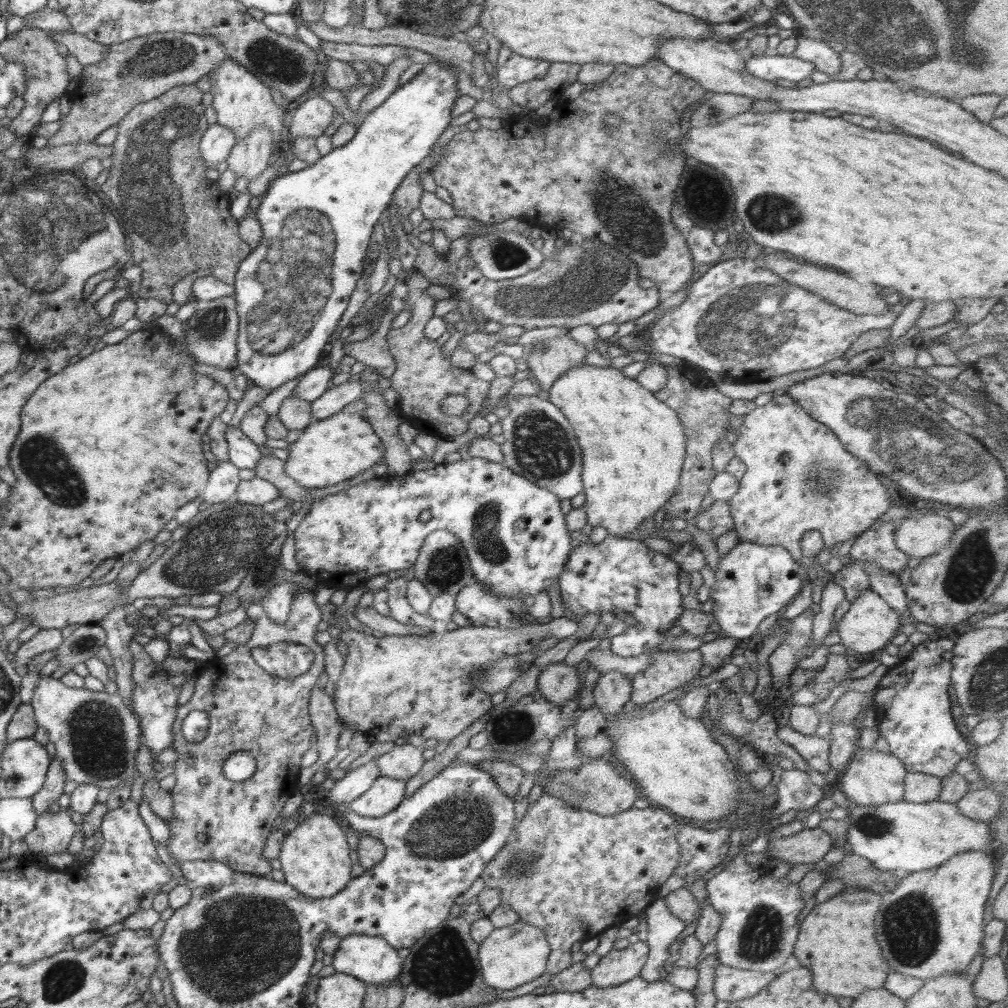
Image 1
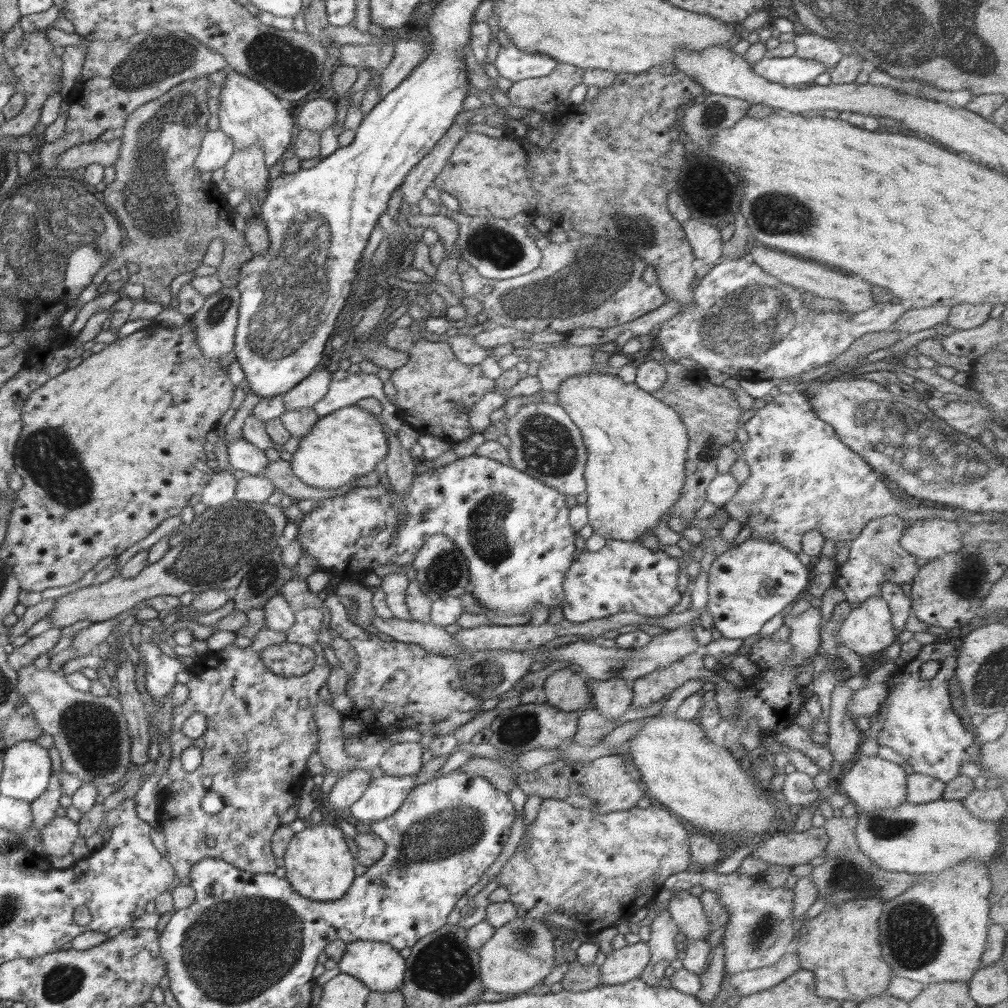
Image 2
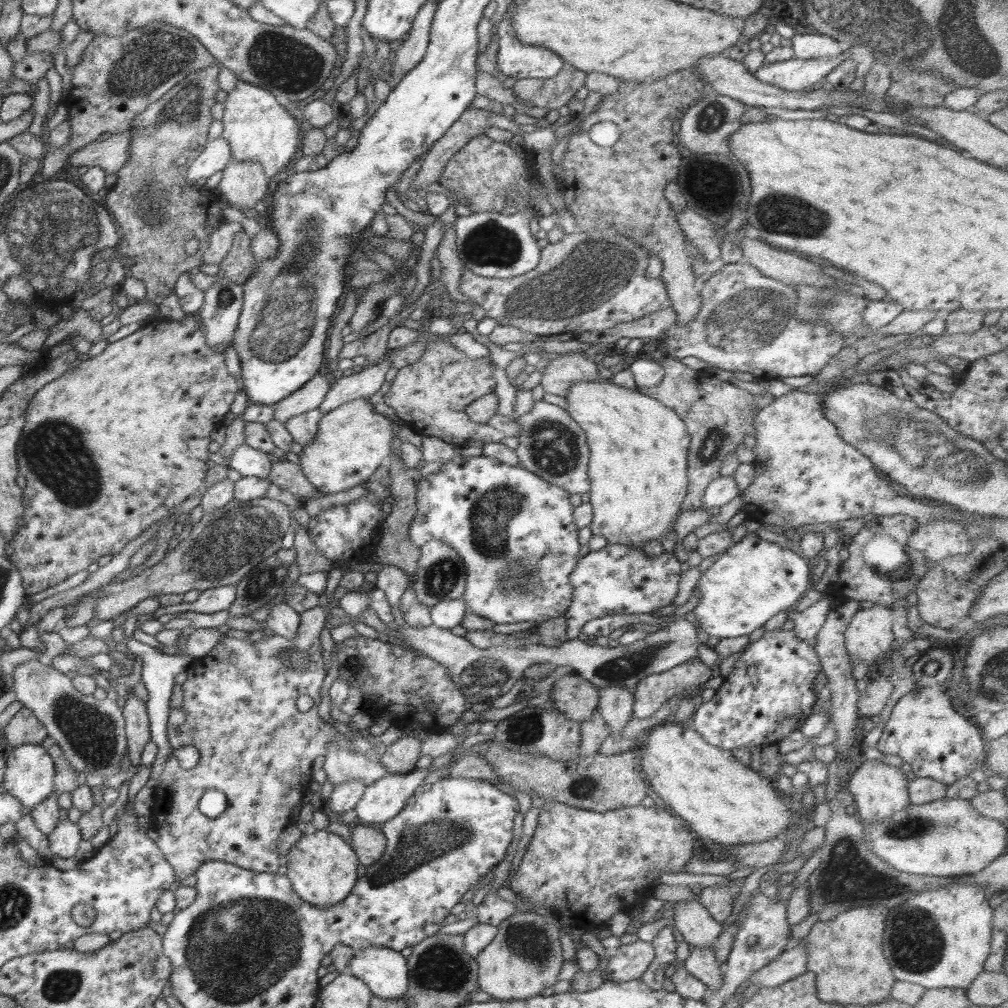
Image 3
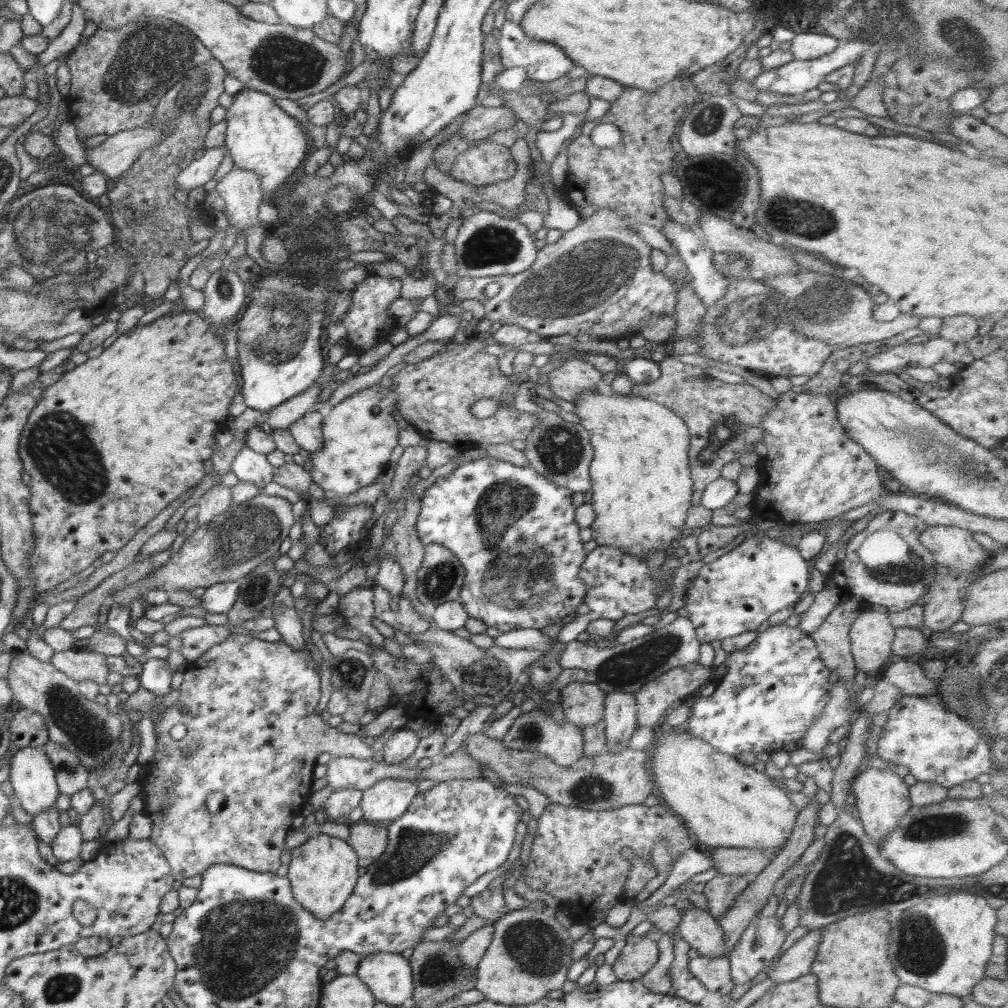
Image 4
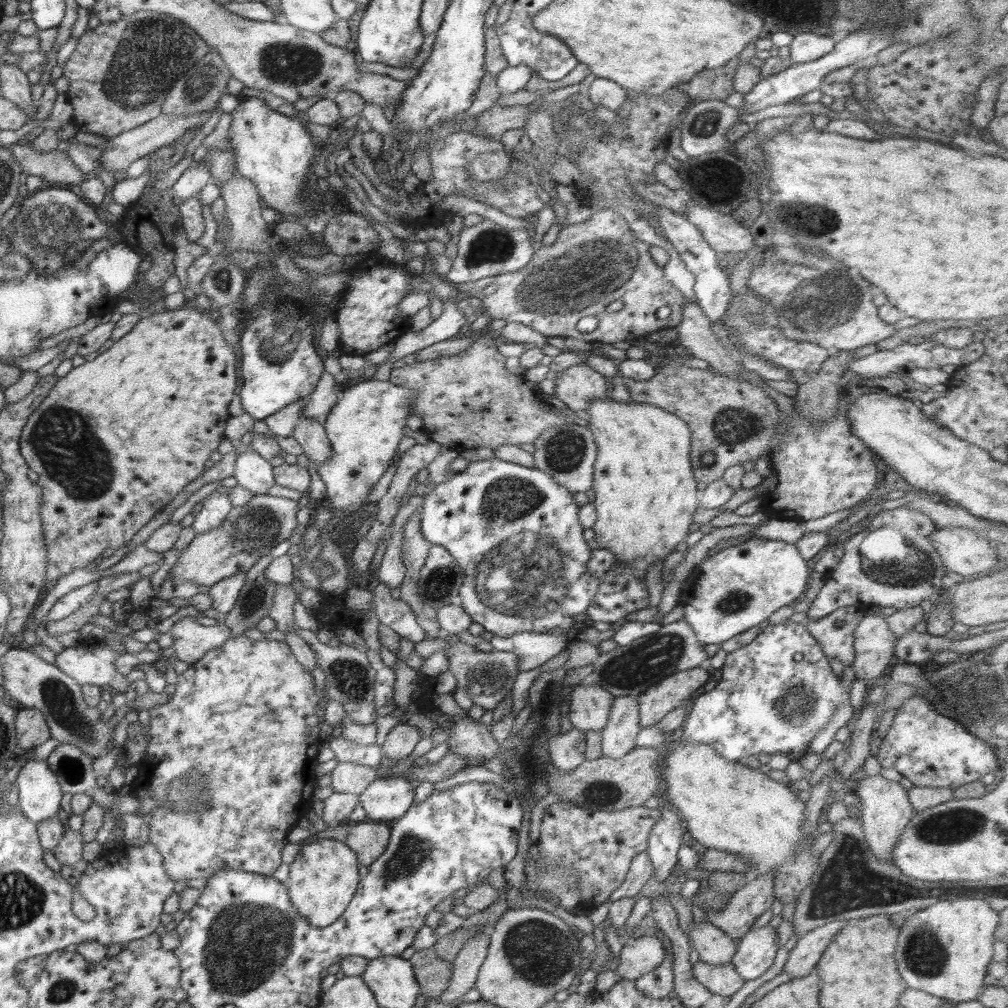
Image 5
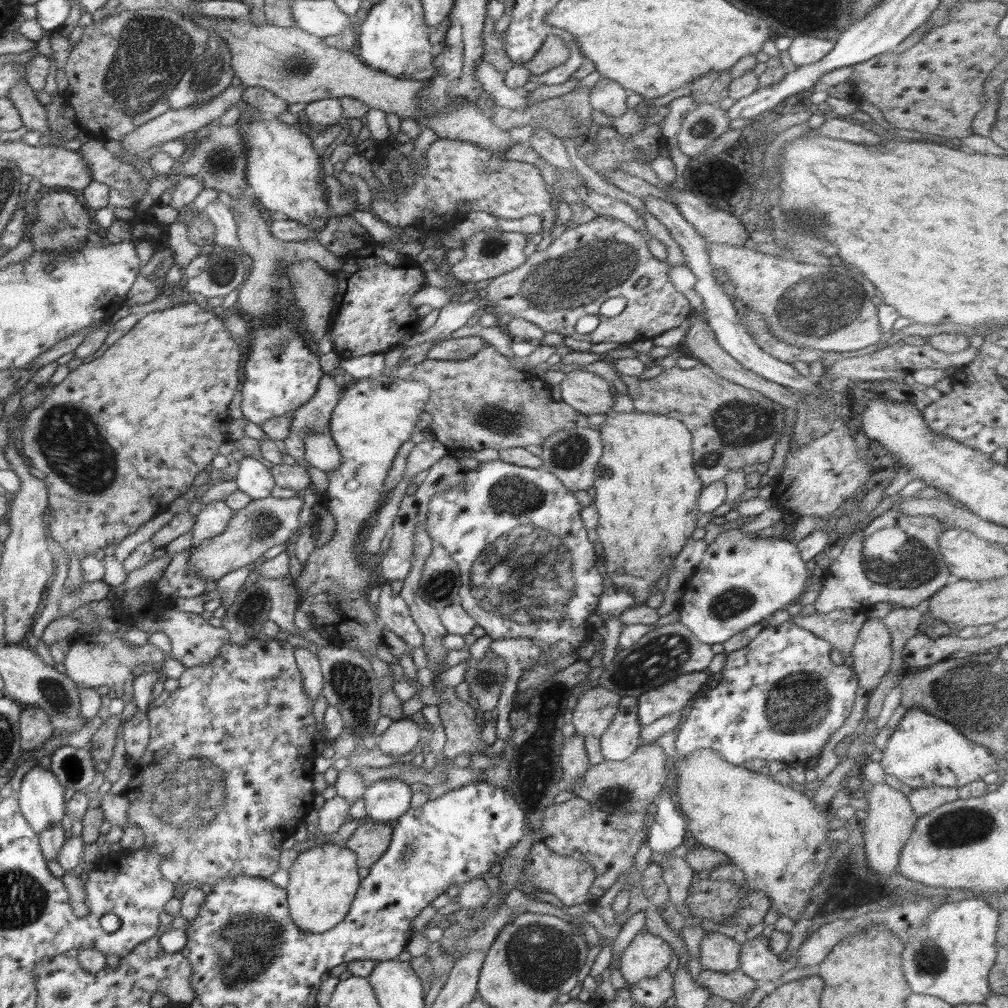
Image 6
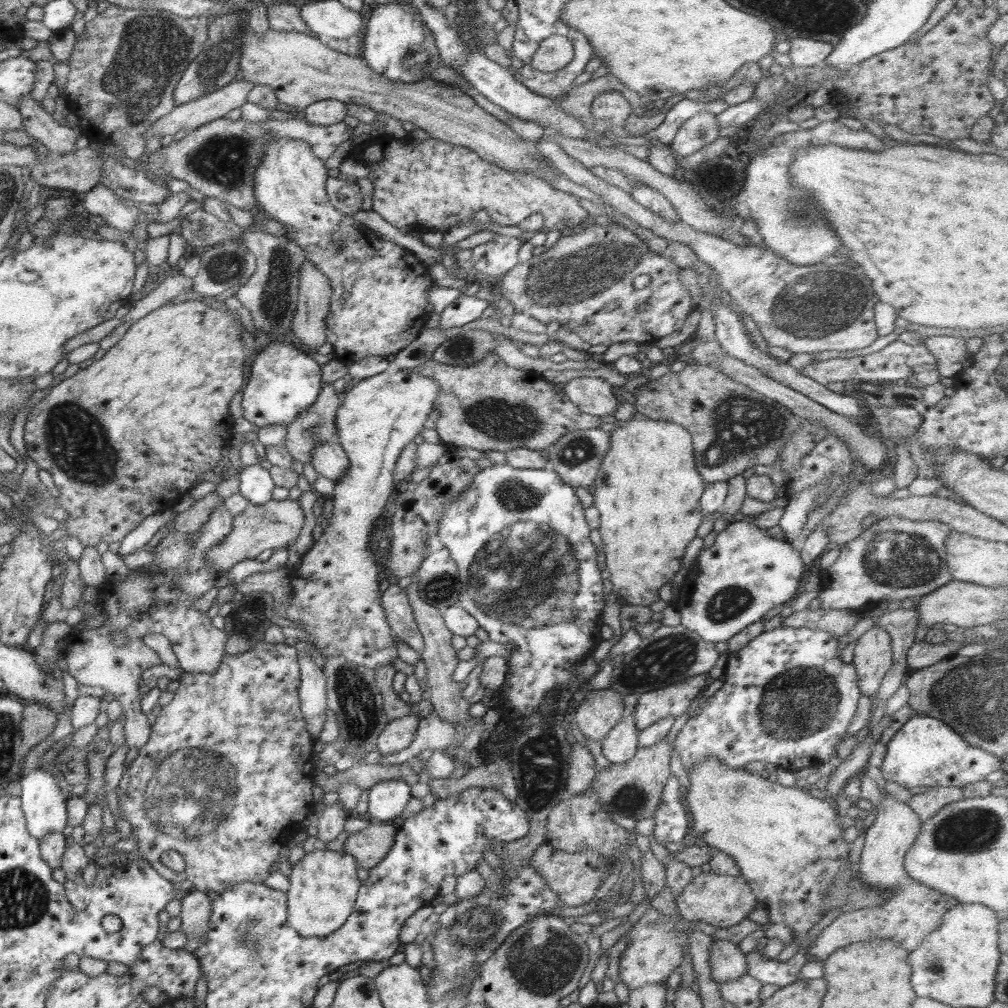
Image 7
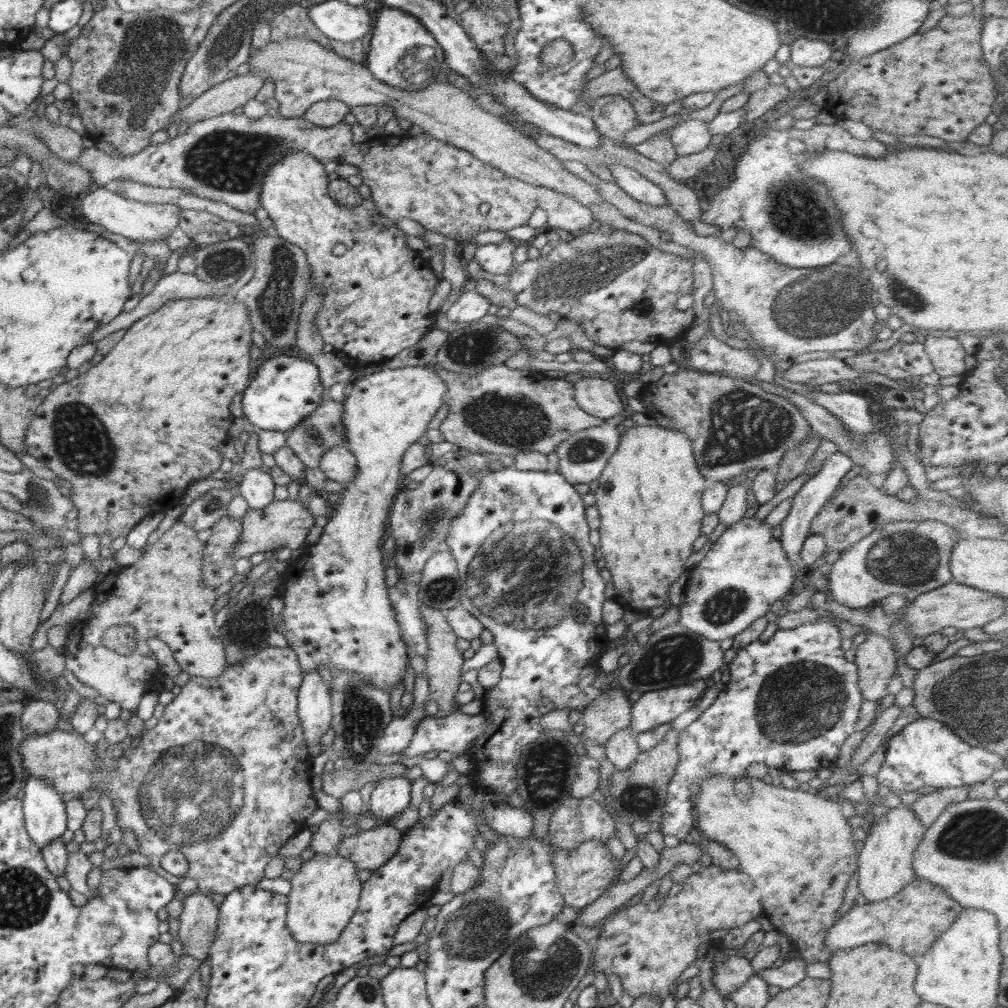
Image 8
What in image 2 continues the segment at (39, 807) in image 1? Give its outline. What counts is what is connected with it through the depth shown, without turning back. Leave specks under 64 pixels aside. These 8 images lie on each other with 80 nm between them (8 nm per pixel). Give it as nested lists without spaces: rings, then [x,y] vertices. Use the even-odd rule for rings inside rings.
[[[54,773],[50,784],[48,784],[48,790],[31,804],[34,828],[44,830],[44,826],[56,818],[56,811],[60,806],[59,799],[63,795],[64,787],[59,782],[59,777]]]

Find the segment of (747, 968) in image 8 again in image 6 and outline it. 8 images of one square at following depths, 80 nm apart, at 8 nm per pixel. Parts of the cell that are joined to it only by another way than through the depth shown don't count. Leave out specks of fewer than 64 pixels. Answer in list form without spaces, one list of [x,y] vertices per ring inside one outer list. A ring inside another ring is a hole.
[[[705,929],[700,943],[699,962],[702,969],[729,973],[739,969],[741,945],[729,936]]]

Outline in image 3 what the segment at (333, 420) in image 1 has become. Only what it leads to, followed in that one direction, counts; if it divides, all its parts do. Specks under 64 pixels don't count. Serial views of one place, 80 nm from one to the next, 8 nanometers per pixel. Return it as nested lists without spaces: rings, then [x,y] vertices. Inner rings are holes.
[[[368,397],[345,402],[324,413],[318,426],[318,434],[309,445],[303,447],[299,465],[304,476],[322,494],[344,492],[356,485],[362,485],[380,466],[392,451],[394,424],[386,416],[375,412],[368,403]]]

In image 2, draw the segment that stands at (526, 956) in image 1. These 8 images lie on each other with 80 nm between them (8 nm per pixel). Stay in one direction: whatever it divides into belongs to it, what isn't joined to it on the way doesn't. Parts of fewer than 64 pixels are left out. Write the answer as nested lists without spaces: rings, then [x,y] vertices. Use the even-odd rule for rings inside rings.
[[[516,917],[497,928],[478,950],[479,973],[486,990],[515,996],[530,989],[536,991],[555,967],[555,938],[554,932],[533,918]]]

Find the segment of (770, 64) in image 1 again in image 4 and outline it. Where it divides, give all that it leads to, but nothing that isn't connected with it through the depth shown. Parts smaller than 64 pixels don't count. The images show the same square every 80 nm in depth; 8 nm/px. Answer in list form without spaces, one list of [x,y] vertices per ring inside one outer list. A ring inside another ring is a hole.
[[[854,40],[854,42],[838,41],[836,50],[834,50],[832,54],[807,61],[799,61],[793,58],[790,62],[778,68],[773,68],[774,70],[760,72],[758,78],[756,78],[753,83],[757,86],[757,89],[762,92],[770,91],[777,95],[797,95],[800,97],[806,90],[817,88],[817,85],[820,84],[820,82],[824,82],[825,77],[834,70],[837,70],[837,68],[855,63],[864,51],[873,49],[871,42],[856,42],[856,40]]]

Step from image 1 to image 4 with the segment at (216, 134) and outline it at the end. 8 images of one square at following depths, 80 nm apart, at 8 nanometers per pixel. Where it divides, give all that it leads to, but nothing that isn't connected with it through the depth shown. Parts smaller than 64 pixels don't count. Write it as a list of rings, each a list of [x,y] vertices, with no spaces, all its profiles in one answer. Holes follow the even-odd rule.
[[[222,147],[205,149],[201,158],[194,159],[182,170],[176,177],[179,196],[185,196],[186,192],[200,188],[212,180],[218,166],[224,160],[224,153],[225,150]]]

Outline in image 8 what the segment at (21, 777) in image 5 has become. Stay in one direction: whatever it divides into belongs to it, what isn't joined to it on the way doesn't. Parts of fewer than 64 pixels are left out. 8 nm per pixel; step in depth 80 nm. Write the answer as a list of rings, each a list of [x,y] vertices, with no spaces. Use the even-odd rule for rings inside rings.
[[[29,776],[24,786],[23,814],[28,836],[42,848],[67,830],[65,803],[50,784]]]

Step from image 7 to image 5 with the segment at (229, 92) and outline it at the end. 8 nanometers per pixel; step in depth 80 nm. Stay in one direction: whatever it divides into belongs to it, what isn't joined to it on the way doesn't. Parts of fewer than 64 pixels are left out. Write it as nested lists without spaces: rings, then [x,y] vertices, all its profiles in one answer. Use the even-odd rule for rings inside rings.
[[[205,110],[200,114],[192,116],[183,116],[183,114],[164,114],[161,113],[156,118],[133,128],[125,130],[116,136],[110,137],[105,144],[102,145],[101,166],[106,170],[126,170],[134,160],[146,157],[148,154],[157,151],[162,145],[170,145],[179,139],[188,128],[196,128],[202,126],[210,118],[213,110]]]

